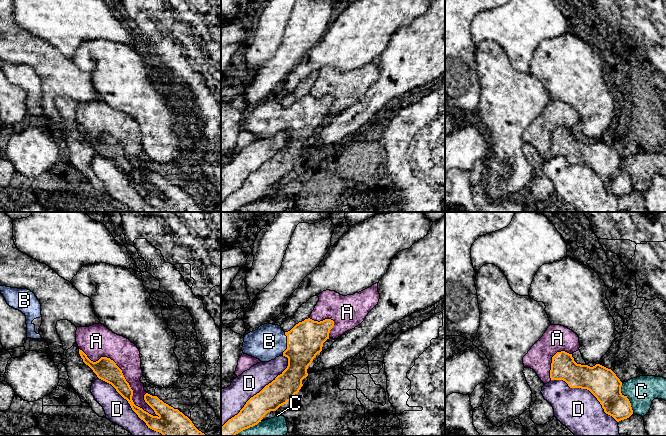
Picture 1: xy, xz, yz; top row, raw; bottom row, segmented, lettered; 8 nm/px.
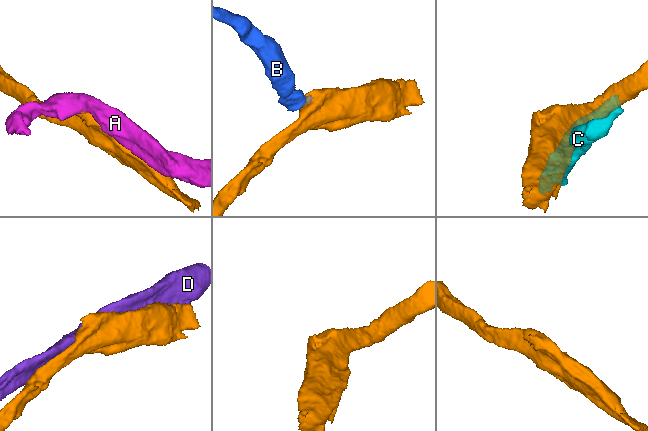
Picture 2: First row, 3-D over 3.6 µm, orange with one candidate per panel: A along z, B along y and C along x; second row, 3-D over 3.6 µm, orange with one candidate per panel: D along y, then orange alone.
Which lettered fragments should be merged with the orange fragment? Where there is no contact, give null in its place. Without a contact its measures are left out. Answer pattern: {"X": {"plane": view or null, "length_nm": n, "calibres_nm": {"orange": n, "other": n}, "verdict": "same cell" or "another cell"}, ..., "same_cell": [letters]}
{"A": {"plane": "xy", "length_nm": 850, "calibres_nm": {"orange": 180, "other": 220}, "verdict": "another cell"}, "B": {"plane": "xz", "length_nm": 190, "calibres_nm": {"orange": 300, "other": 280}, "verdict": "same cell"}, "C": {"plane": "yz", "length_nm": 260, "calibres_nm": {"orange": 240, "other": 240}, "verdict": "another cell"}, "D": {"plane": "xz", "length_nm": 800, "calibres_nm": {"orange": 200, "other": 220}, "verdict": "another cell"}, "same_cell": ["B"]}

